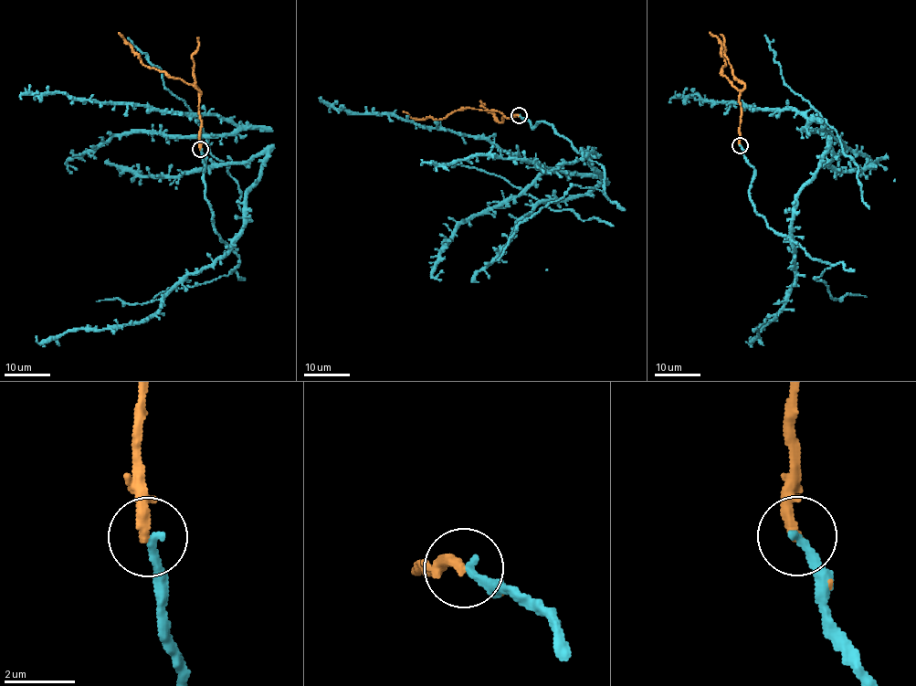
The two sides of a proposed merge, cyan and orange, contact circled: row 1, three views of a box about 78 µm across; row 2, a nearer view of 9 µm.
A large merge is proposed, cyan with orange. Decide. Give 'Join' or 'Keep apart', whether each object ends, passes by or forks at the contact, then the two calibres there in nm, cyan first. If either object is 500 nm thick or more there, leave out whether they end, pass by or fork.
Join. At the ring cyan ends. At the ring orange passes by. Thickness 240 nm (cyan) against 200 nm

